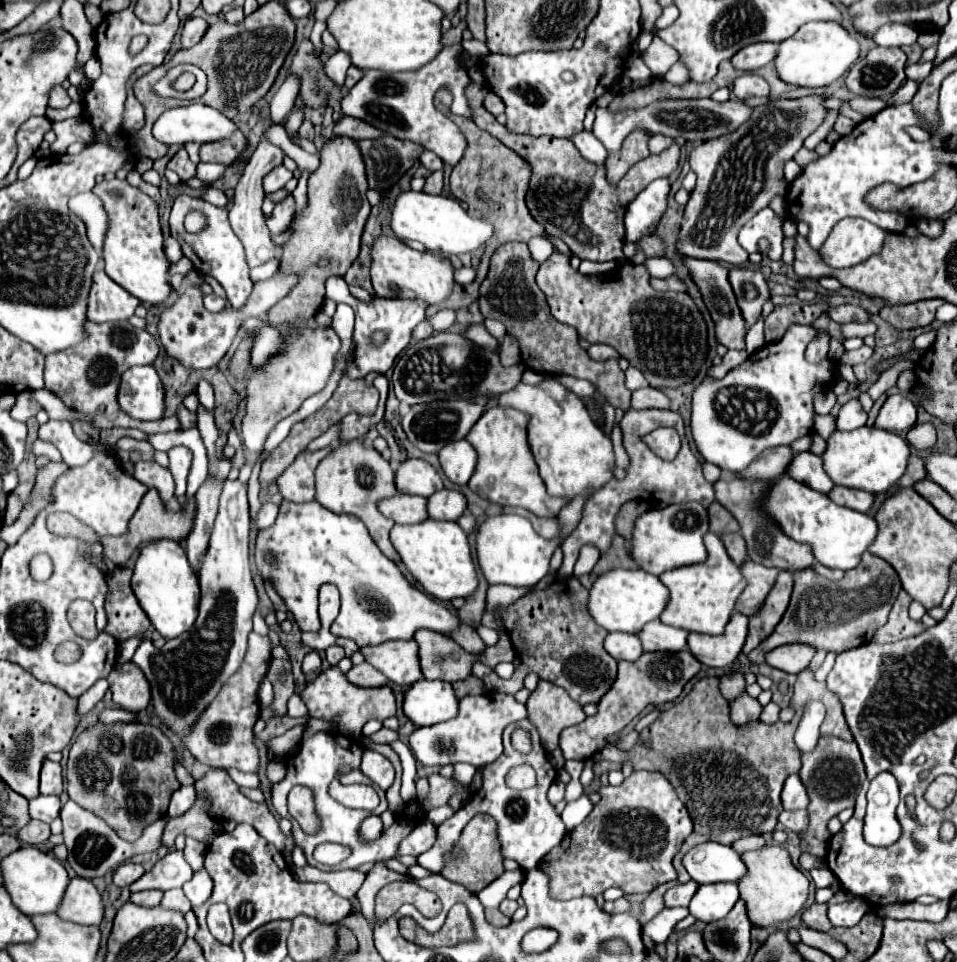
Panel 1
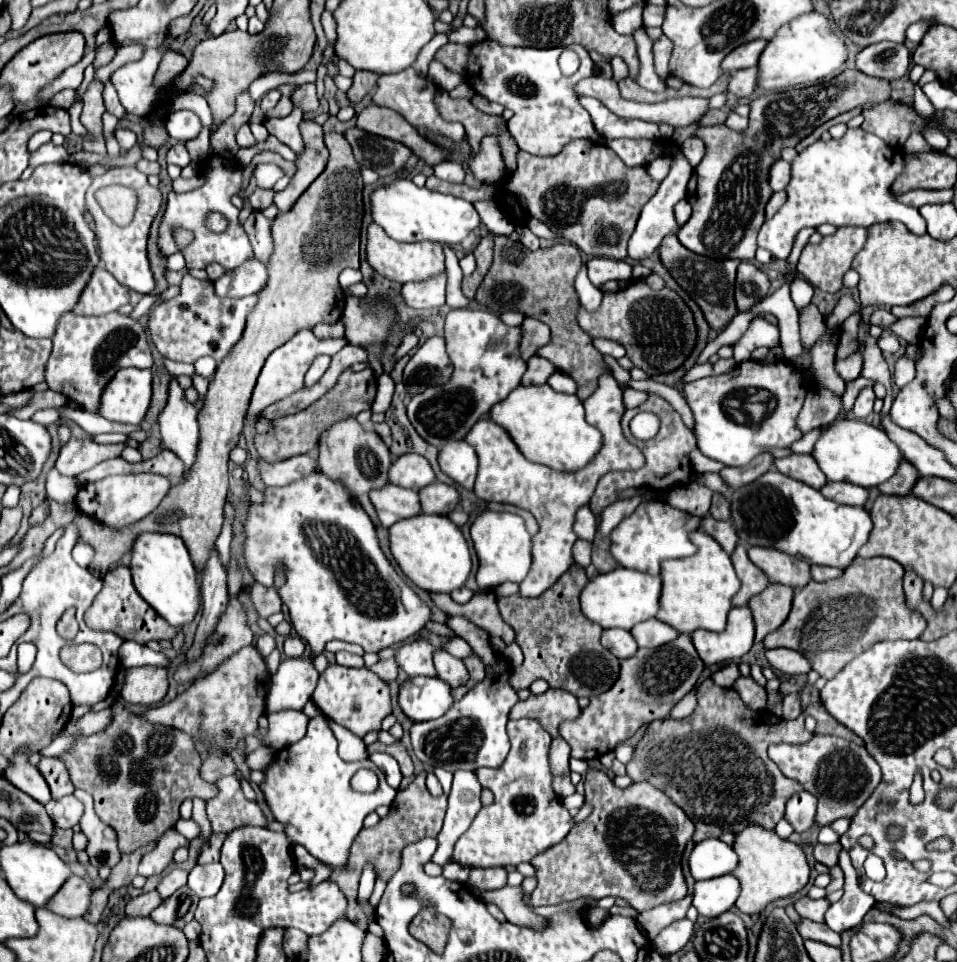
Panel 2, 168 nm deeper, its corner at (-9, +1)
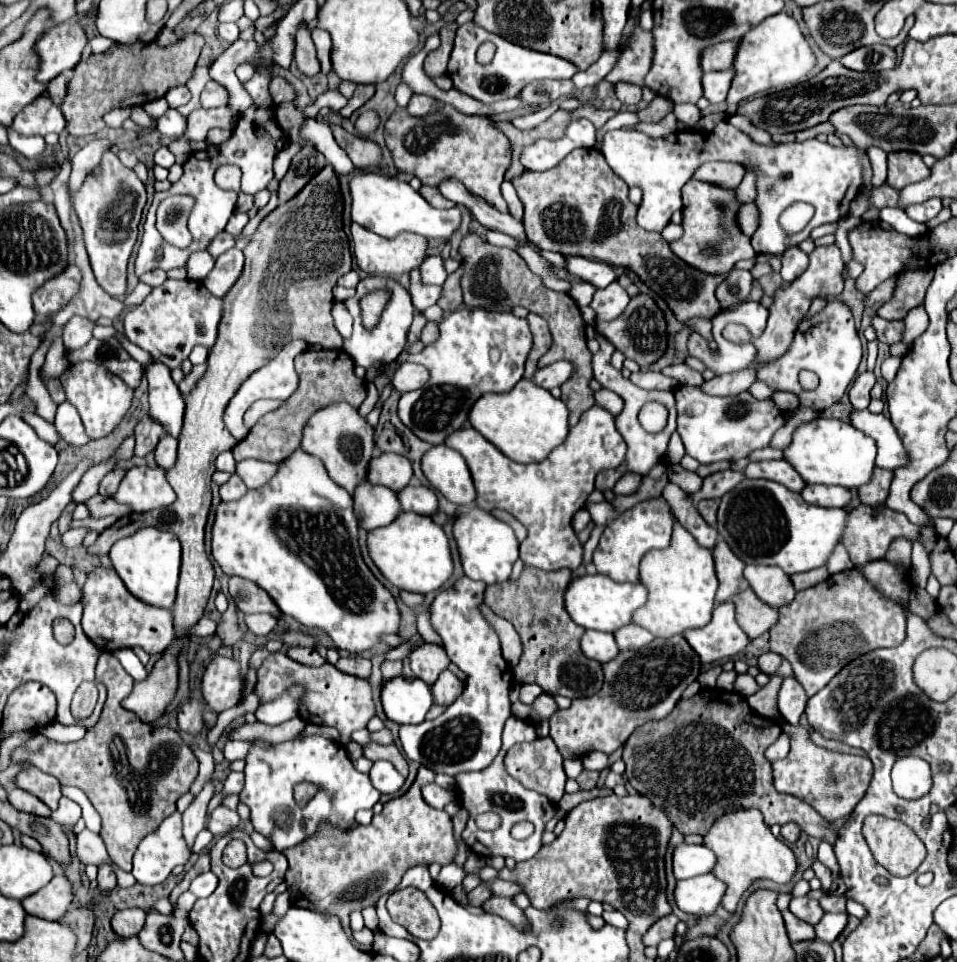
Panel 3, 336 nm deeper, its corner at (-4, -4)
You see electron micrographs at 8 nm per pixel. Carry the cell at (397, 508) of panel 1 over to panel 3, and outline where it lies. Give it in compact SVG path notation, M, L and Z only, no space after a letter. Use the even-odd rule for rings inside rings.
M363 481L353 493L353 509L359 527L369 531L389 525L401 511L401 505L395 491Z

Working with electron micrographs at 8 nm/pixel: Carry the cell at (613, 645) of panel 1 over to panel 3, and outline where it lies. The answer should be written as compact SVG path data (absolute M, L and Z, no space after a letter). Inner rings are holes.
M585 631L581 637L581 651L589 659L595 659L599 663L607 663L617 657L619 647L615 645L615 639L611 633Z

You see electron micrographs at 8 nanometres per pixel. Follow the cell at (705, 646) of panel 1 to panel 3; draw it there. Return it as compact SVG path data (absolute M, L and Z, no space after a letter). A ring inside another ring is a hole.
M731 601L717 605L713 609L711 621L705 627L687 629L683 637L701 657L701 663L733 657L749 643L749 637L735 621L735 605Z

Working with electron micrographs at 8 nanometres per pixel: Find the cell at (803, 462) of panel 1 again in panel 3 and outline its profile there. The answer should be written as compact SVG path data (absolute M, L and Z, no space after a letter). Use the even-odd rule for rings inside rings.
M759 461L759 463L749 463L743 469L745 477L749 479L771 479L777 483L783 483L787 489L791 491L801 491L805 487L805 481L799 477L799 473L795 473L795 469L791 469L791 465L787 465L787 461Z

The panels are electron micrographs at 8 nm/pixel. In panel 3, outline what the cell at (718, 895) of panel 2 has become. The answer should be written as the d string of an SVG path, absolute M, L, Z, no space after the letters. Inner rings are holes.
M711 873L677 881L675 887L675 903L683 913L691 913L697 917L713 915L721 903L725 893L725 885Z

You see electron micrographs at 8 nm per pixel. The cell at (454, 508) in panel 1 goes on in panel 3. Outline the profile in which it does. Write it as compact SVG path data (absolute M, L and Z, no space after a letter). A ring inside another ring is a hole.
M407 485L397 491L397 497L403 511L415 511L421 515L431 515L437 511L437 497L429 487Z

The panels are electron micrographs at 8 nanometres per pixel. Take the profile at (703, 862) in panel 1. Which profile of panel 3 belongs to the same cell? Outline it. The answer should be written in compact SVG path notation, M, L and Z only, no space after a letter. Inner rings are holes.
M681 843L673 851L673 875L675 879L689 879L703 873L711 873L715 855L705 845Z

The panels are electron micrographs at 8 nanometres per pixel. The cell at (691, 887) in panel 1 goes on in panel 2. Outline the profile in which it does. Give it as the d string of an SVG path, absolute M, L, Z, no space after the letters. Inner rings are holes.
M692 894L684 896L682 900L668 902L668 904L656 906L652 910L646 910L646 912L638 914L636 922L642 926L642 930L646 932L646 936L650 936L650 940L654 940L662 928L666 928L674 920L684 918L686 916L686 910L690 906L692 906Z

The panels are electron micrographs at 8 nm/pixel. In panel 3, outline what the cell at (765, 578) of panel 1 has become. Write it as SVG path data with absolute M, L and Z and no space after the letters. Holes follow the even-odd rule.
M721 537L713 547L713 559L715 559L715 575L719 581L715 603L725 603L735 593L749 587L747 579L743 577L745 563L739 557L735 557L735 553L729 549L729 545Z

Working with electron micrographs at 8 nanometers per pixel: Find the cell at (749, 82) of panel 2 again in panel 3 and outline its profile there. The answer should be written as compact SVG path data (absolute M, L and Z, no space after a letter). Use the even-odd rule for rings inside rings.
M709 71L703 73L701 83L703 83L703 97L709 103L723 103L727 97L727 89L731 87L731 77L733 71Z

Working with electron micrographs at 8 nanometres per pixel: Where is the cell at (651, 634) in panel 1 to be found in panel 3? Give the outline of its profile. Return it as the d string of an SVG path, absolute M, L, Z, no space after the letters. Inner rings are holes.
M635 623L625 625L625 627L619 629L617 633L613 633L613 637L615 637L615 641L617 641L617 645L619 645L621 651L639 649L639 647L643 647L643 645L649 645L649 643L655 639L647 629L639 627L639 625L635 625Z

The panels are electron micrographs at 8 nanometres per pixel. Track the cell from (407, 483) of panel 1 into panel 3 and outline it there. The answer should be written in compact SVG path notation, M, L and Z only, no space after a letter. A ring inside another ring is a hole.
M381 453L379 457L373 457L367 471L367 481L373 485L383 485L393 491L399 491L409 485L413 477L411 463L407 457L397 453Z

